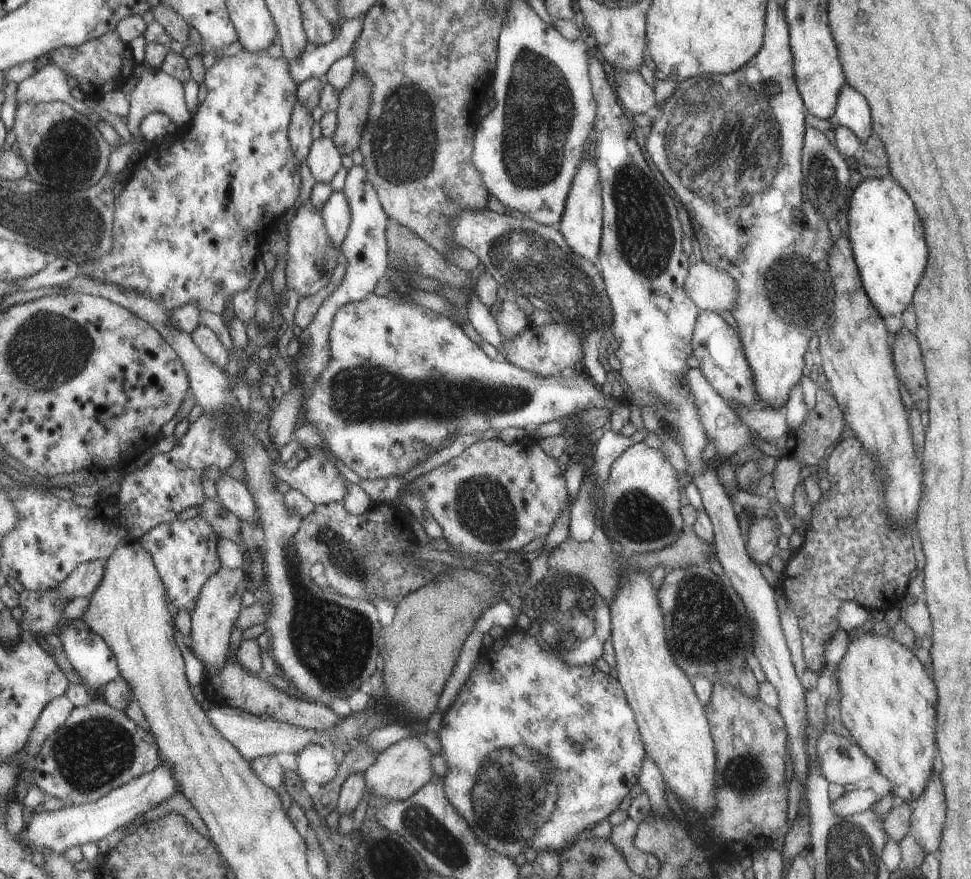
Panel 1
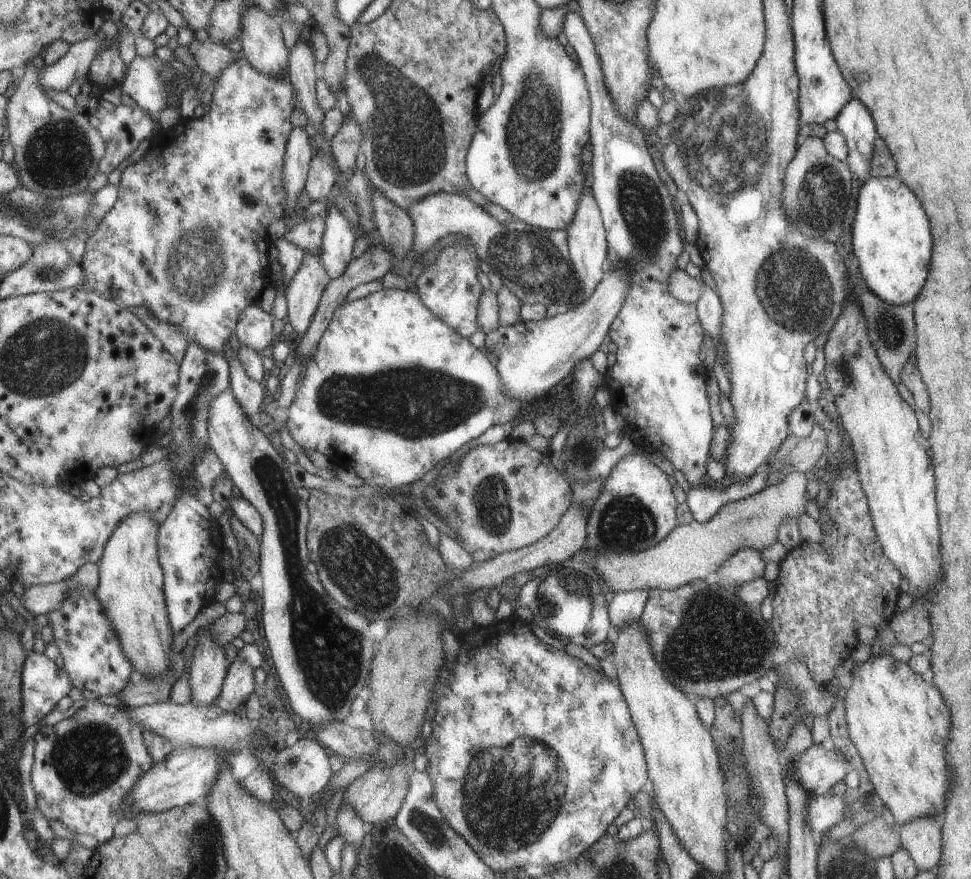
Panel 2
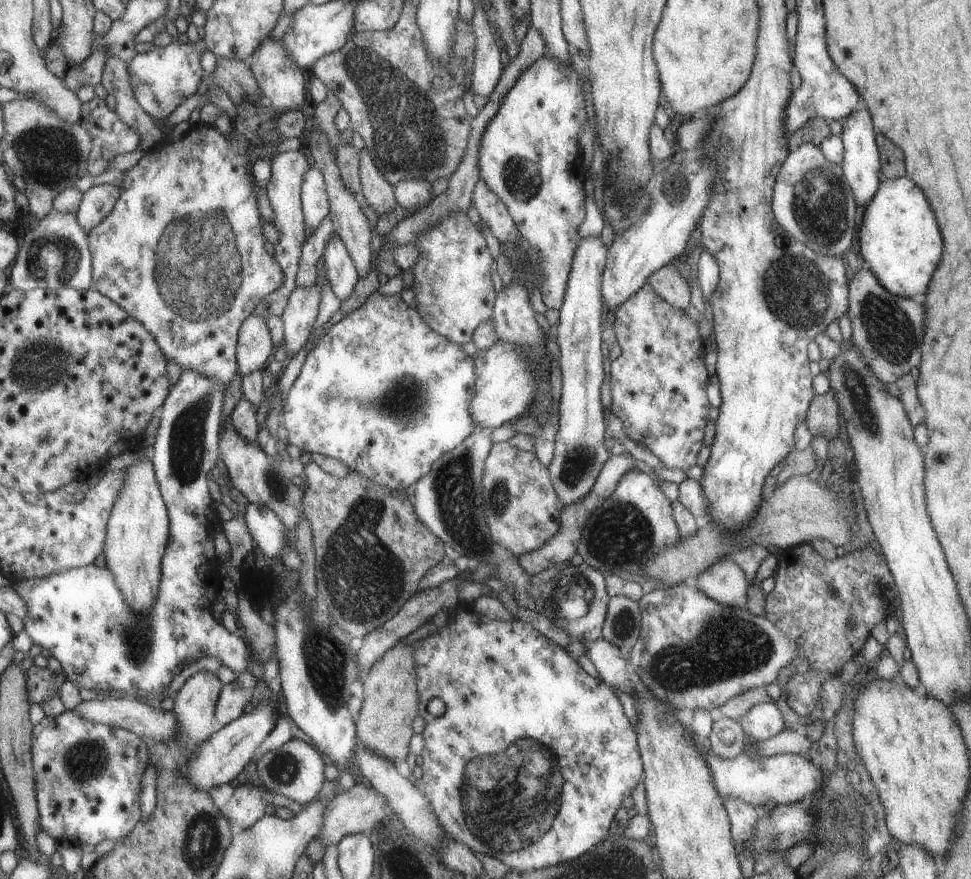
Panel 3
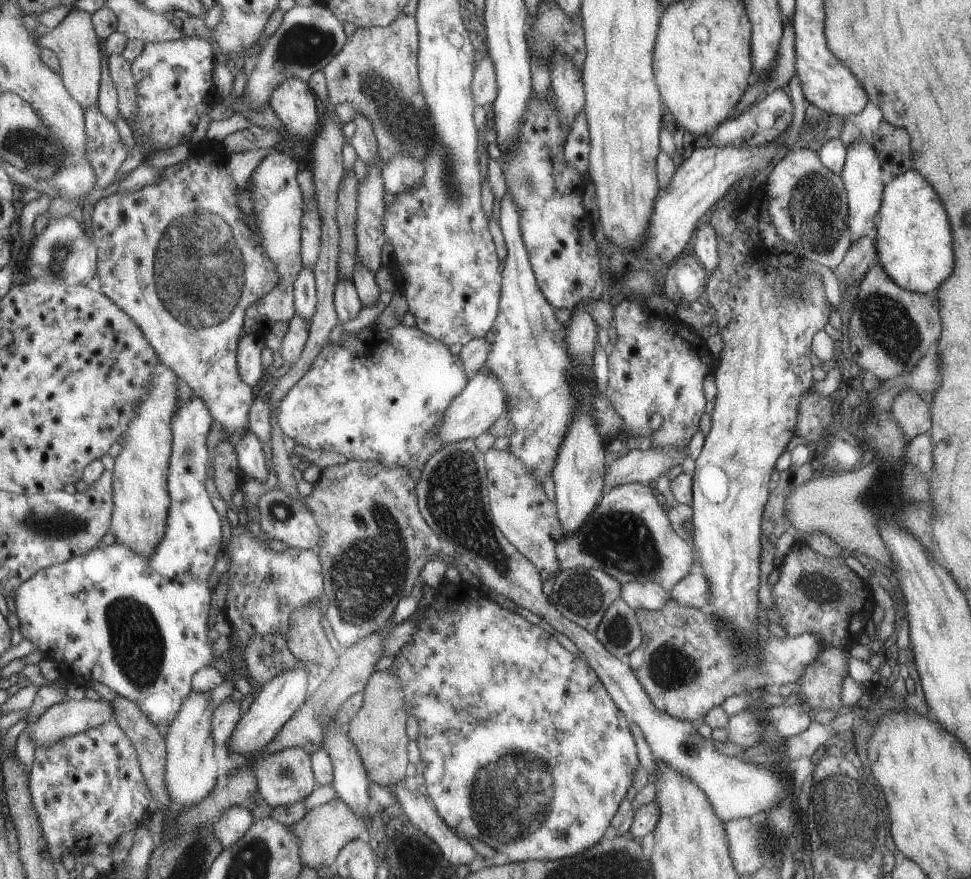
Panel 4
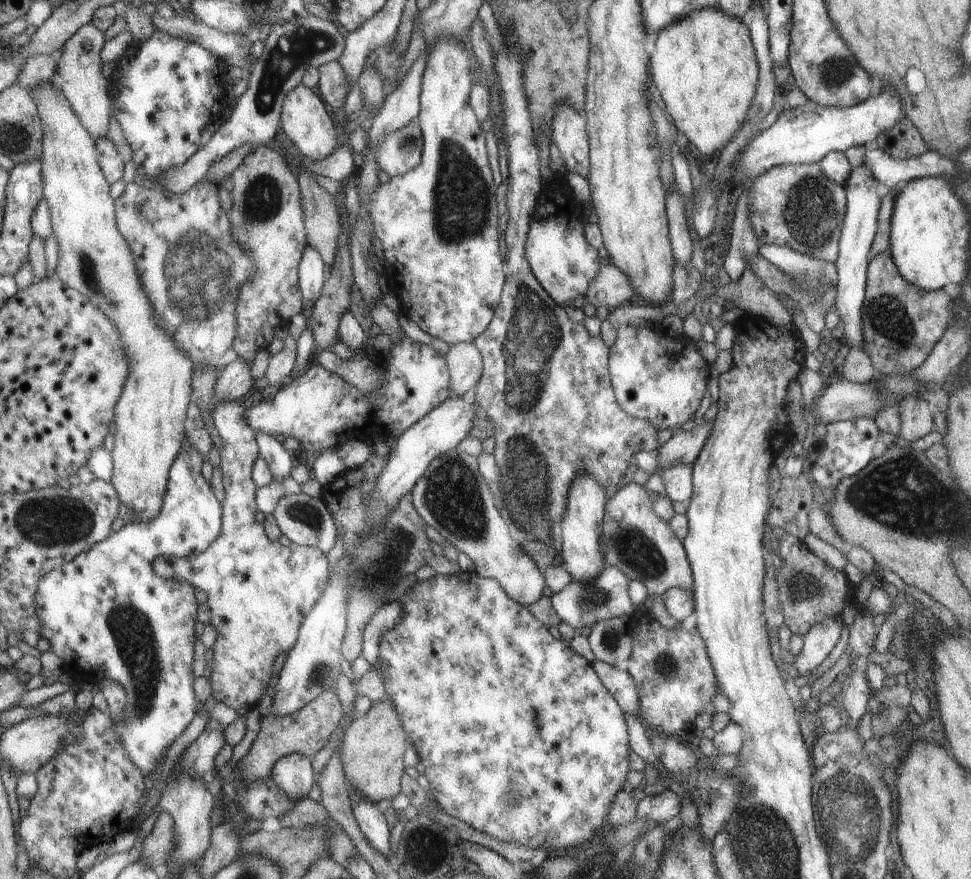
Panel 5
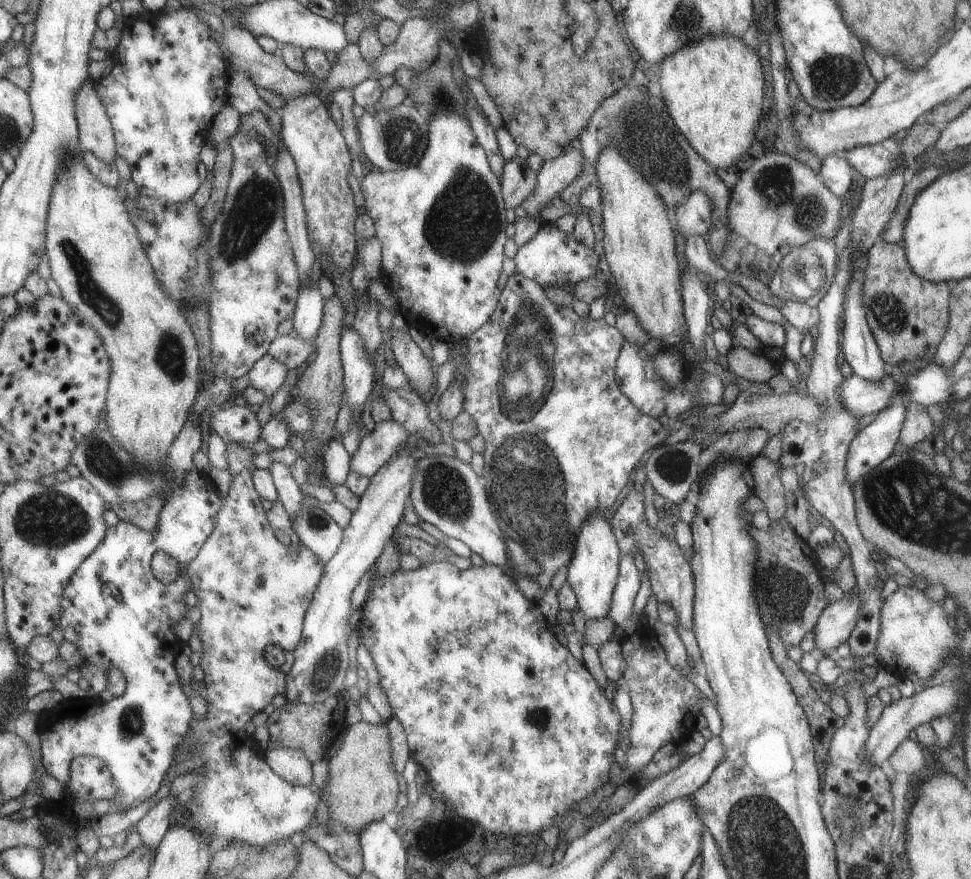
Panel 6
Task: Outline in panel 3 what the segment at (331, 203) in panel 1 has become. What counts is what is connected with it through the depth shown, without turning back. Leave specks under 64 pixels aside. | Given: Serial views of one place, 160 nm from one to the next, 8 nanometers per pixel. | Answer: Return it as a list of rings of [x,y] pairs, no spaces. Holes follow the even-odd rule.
[[[333,232],[326,242],[321,258],[333,294],[339,301],[345,300],[351,294],[359,276],[337,233]]]

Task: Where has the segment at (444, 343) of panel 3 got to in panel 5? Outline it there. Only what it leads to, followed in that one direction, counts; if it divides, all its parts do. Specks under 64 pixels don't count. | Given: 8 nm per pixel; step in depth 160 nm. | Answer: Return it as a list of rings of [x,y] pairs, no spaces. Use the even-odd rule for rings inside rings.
[[[403,335],[401,340],[391,343],[389,358],[375,357],[383,370],[381,386],[375,388],[375,392],[361,392],[353,388],[343,377],[329,372],[322,365],[311,365],[301,376],[297,376],[287,386],[267,402],[260,402],[257,406],[251,406],[245,410],[243,420],[245,424],[256,434],[281,434],[285,438],[290,437],[299,441],[300,447],[306,452],[317,454],[325,448],[339,448],[346,441],[356,439],[365,430],[365,440],[370,437],[382,436],[390,443],[397,439],[399,434],[407,431],[411,424],[423,419],[429,412],[434,411],[439,404],[450,398],[450,376],[444,356],[439,356],[431,346],[415,342]]]

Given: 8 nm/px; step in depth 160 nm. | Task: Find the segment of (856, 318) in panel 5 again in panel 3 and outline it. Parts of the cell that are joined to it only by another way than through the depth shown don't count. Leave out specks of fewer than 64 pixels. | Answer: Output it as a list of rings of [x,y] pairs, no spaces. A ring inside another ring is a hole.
[[[853,110],[849,116],[843,117],[840,137],[843,145],[843,158],[840,162],[842,166],[842,176],[854,190],[855,202],[863,209],[870,196],[875,194],[879,181],[881,181],[880,162],[878,150],[874,141],[876,134],[870,112],[868,110]]]

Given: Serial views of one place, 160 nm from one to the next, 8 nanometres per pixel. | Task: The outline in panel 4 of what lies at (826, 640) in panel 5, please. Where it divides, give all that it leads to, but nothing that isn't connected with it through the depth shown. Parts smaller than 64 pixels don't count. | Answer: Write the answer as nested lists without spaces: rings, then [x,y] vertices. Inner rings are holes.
[[[669,598],[656,611],[637,609],[634,613],[640,626],[642,641],[625,659],[629,668],[658,711],[689,722],[703,718],[711,708],[719,706],[725,698],[734,694],[753,693],[787,682],[795,684],[807,664],[814,661],[822,650],[814,635],[807,633],[794,637],[786,634],[781,637],[770,635],[768,639],[757,637],[756,641],[748,641],[745,635],[729,623],[724,623],[705,609],[680,605]]]

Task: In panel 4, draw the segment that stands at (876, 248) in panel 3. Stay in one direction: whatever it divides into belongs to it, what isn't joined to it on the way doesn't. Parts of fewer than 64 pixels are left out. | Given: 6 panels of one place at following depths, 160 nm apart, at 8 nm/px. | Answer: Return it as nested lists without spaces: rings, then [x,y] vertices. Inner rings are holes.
[[[913,168],[894,176],[882,188],[877,221],[871,235],[875,260],[902,289],[927,294],[953,271],[949,222],[931,185]]]

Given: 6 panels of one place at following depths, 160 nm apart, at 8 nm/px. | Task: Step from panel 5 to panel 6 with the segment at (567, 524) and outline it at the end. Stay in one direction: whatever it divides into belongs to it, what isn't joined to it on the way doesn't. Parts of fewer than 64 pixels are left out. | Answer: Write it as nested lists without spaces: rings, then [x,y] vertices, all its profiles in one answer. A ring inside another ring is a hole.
[[[595,511],[582,522],[574,538],[574,550],[566,564],[566,581],[576,596],[576,609],[585,619],[603,618],[610,607],[610,596],[618,578],[619,551],[613,538],[613,529],[605,522],[599,511]]]

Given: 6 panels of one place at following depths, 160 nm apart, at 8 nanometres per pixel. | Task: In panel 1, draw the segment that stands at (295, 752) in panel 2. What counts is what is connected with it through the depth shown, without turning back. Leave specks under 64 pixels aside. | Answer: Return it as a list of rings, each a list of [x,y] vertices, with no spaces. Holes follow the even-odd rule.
[[[321,745],[304,746],[296,755],[297,774],[301,782],[325,785],[333,780],[338,764],[331,751]]]

